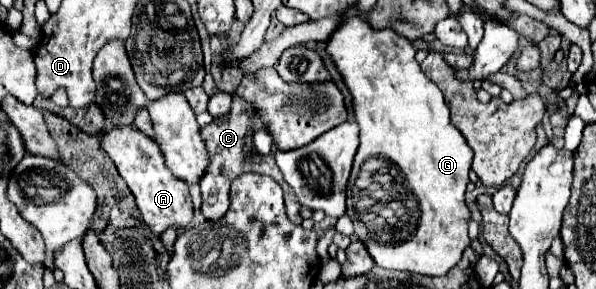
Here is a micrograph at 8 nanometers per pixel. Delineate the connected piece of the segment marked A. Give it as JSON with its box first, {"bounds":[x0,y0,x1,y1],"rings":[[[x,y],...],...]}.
{"bounds":[97,123,193,235],"rings":[[[111,123],[111,127],[101,131],[97,139],[101,147],[107,151],[107,155],[113,159],[119,175],[129,185],[131,193],[135,195],[143,221],[151,227],[155,235],[161,235],[171,225],[177,225],[179,229],[189,225],[193,217],[193,203],[189,189],[185,181],[173,177],[173,173],[169,173],[169,169],[163,165],[163,155],[151,137],[141,133],[135,125],[119,127]]]}

